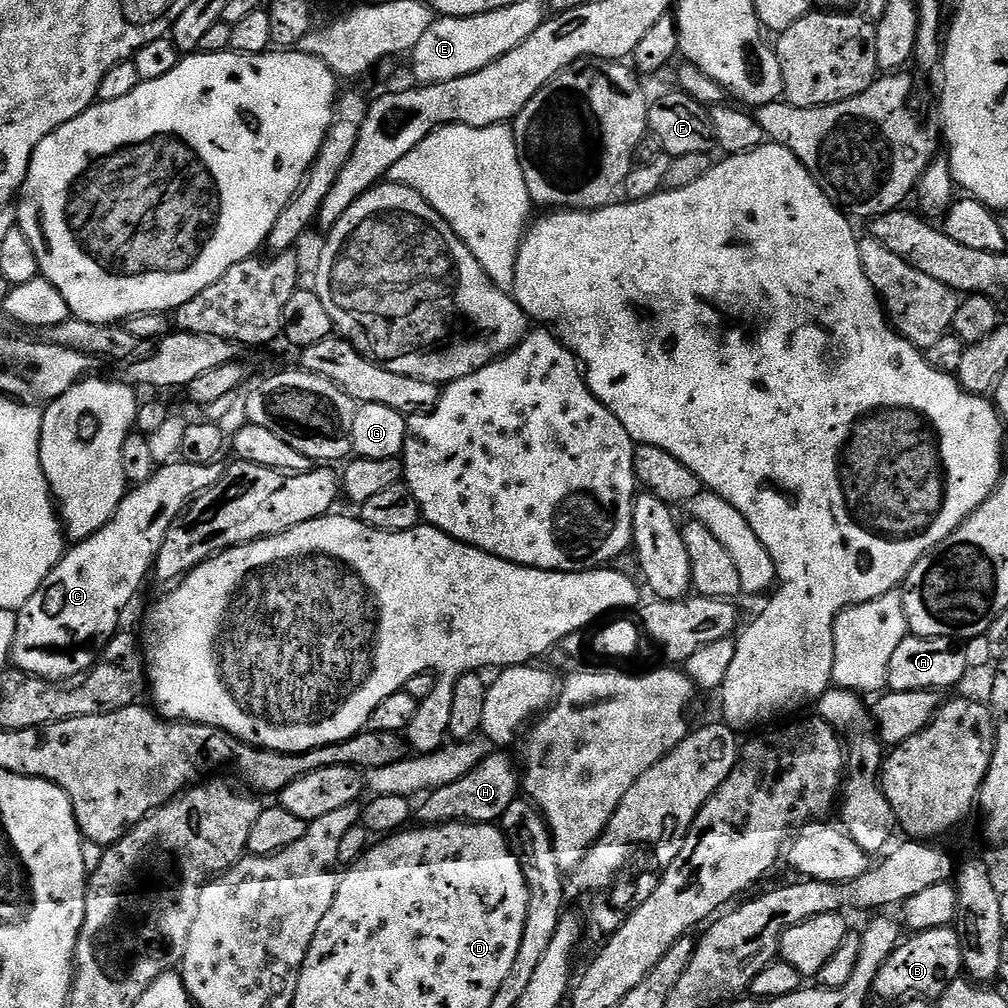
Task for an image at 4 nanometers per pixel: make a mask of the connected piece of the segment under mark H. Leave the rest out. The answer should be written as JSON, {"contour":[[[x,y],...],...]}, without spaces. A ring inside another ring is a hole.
{"contour":[[[489,753],[476,768],[458,778],[456,782],[433,788],[423,797],[420,808],[415,809],[414,816],[421,825],[435,826],[453,822],[470,824],[491,824],[499,821],[502,814],[518,798],[520,792],[520,772],[511,758],[506,754]]]}

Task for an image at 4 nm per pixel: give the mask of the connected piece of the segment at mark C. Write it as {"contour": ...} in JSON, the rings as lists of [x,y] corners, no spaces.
{"contour":[[[216,462],[161,463],[151,478],[125,492],[112,520],[90,538],[75,541],[54,570],[46,574],[46,582],[34,590],[34,598],[15,613],[11,663],[21,672],[41,676],[43,680],[83,676],[96,663],[104,645],[116,635],[121,627],[120,615],[153,571],[166,530],[170,530],[189,502],[218,482],[221,471]]]}

